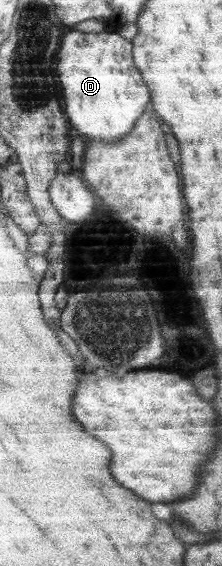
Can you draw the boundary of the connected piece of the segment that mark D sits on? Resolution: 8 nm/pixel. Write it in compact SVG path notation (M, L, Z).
M70 29L62 38L58 55L58 79L61 79L62 98L65 100L65 113L75 131L85 139L98 139L104 142L116 142L129 133L136 121L151 107L152 91L147 80L136 67L134 45L125 39L117 29L99 33L83 33Z

